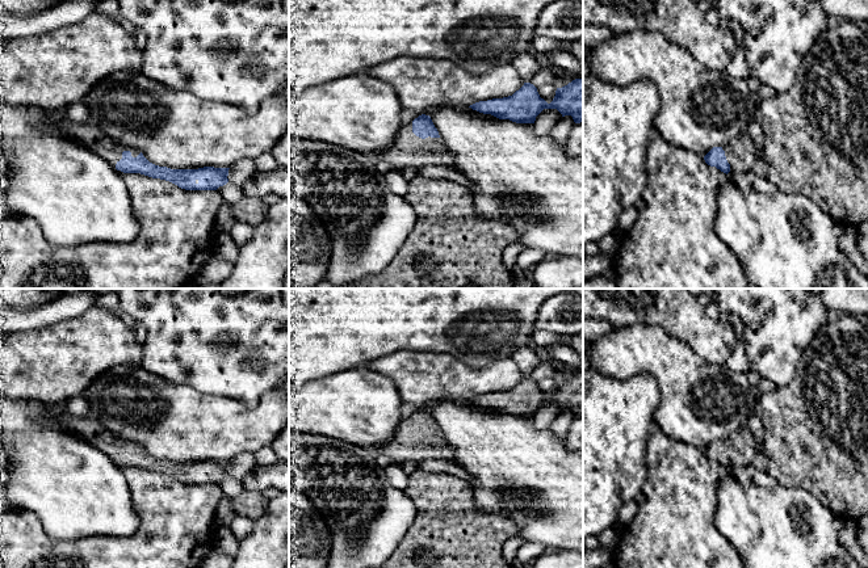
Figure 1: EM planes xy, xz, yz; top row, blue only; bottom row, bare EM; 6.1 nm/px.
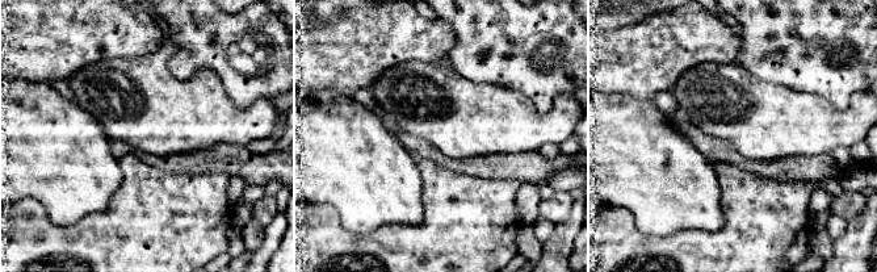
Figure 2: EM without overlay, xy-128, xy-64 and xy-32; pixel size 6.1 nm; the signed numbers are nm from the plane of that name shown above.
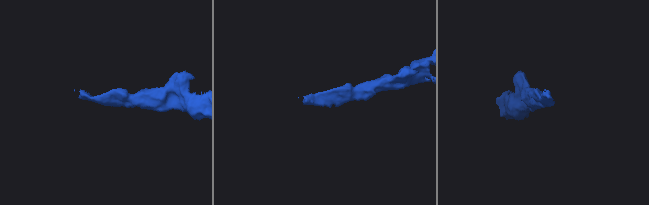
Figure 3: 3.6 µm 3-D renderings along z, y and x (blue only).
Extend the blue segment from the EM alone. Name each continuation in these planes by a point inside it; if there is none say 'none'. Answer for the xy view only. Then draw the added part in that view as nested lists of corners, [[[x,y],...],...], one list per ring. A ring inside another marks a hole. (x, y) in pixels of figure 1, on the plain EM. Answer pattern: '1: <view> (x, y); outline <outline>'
1: xy (88, 428); outline [[[63,403],[49,404],[46,413],[49,413],[51,409],[63,420],[63,424],[68,430],[93,443],[114,463],[116,458],[122,453],[123,445],[130,445],[133,451],[137,451],[141,447],[141,445],[134,441],[126,441],[117,437],[116,434],[109,432],[101,422],[92,417],[76,417],[71,415]],[[121,464],[117,466],[123,468],[123,466]]]

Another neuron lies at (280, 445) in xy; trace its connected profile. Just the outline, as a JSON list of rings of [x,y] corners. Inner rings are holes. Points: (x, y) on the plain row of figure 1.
[[[289,421],[271,446],[277,455],[277,460],[289,463]]]

